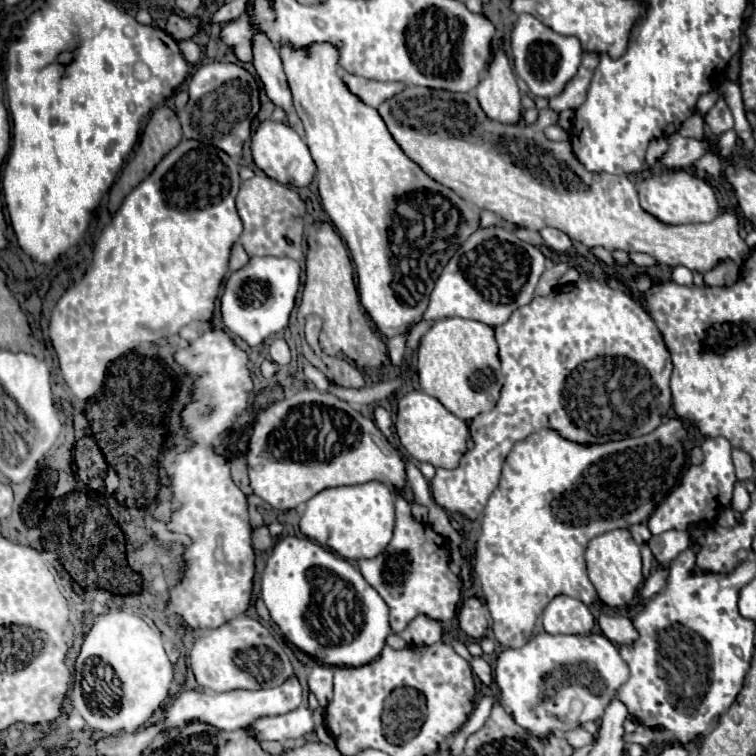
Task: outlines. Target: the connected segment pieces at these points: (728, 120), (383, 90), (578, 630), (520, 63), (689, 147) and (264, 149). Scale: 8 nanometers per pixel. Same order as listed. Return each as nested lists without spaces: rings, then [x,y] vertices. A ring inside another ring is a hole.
[[[719,96],[717,104],[705,114],[705,122],[707,122],[713,136],[721,136],[723,132],[733,128],[733,114],[731,114],[723,96]]]
[[[343,72],[341,78],[355,96],[359,96],[365,104],[373,108],[379,108],[383,100],[389,100],[391,96],[399,94],[405,88],[405,84],[401,82],[375,82],[375,80],[367,80],[363,76],[355,76],[349,72]]]
[[[555,596],[543,612],[543,626],[549,634],[591,634],[595,616],[581,600]]]
[[[521,14],[511,32],[511,48],[513,48],[513,68],[515,74],[527,82],[531,94],[541,98],[557,96],[563,86],[575,76],[581,64],[581,44],[573,36],[561,36],[541,24],[531,14]]]
[[[675,134],[667,140],[669,140],[669,150],[663,158],[663,164],[669,168],[687,168],[713,148],[713,144],[707,138],[695,140],[695,138],[683,138]]]
[[[271,120],[261,122],[261,126],[251,136],[251,152],[253,152],[253,162],[269,178],[281,184],[301,188],[301,186],[309,186],[317,176],[317,166],[309,154],[307,144],[301,140],[301,136],[291,126],[283,122],[271,122]]]

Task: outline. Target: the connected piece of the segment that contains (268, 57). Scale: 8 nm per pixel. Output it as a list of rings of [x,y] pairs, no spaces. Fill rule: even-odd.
[[[263,32],[253,34],[251,48],[253,48],[253,66],[255,66],[261,82],[265,84],[267,96],[277,106],[289,110],[291,108],[291,90],[287,86],[277,48],[271,44],[271,40],[267,40],[267,36]]]

